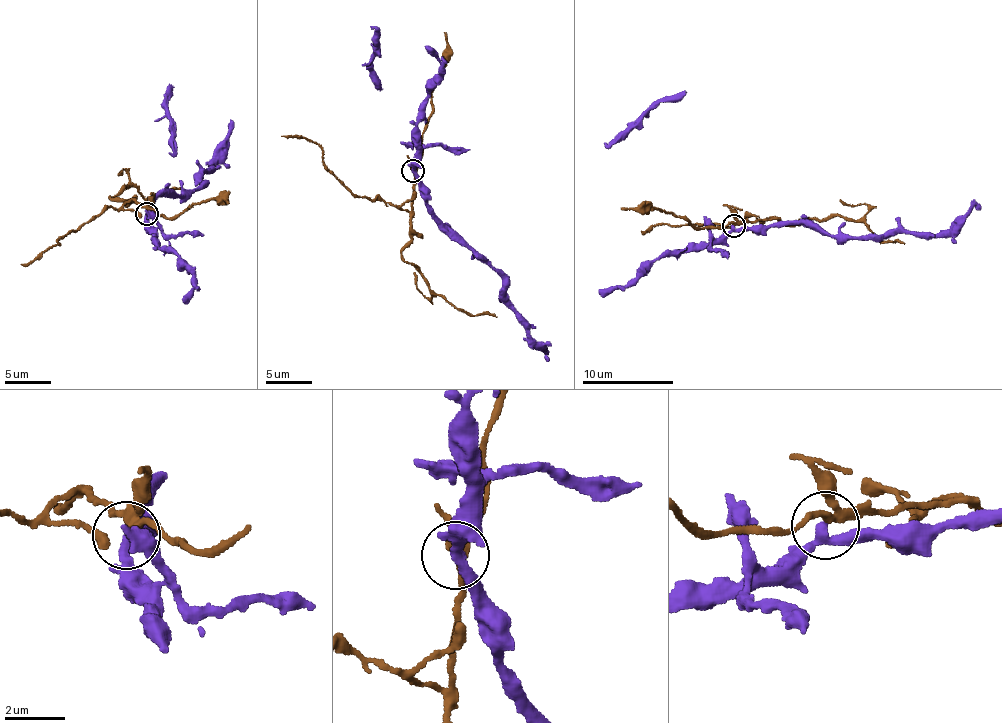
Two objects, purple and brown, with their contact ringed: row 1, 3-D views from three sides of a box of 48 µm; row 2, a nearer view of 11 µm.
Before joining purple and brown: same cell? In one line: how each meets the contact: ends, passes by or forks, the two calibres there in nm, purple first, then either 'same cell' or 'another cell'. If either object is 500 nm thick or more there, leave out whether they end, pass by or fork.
purple passes by; brown forks there; 280 nm thick on the purple side, 200 nm on the other; another cell

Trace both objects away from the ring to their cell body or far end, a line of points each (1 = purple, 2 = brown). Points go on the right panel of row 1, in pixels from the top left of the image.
1: (734, 226), (820, 227), (831, 235), (871, 238), (905, 233), (933, 235), (949, 227), (973, 205), (981, 210)
2: (735, 224), (772, 218), (762, 221), (750, 215), (727, 227), (693, 223), (674, 226), (666, 223), (641, 231)

